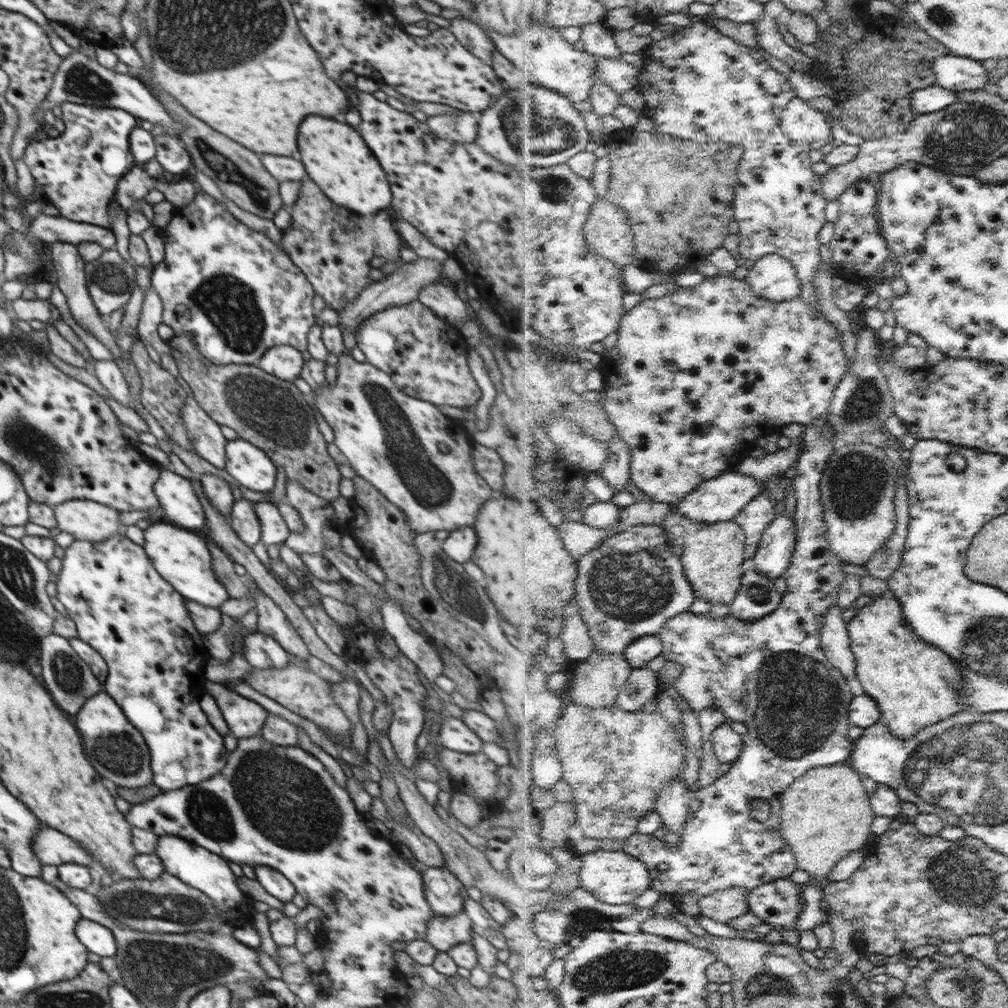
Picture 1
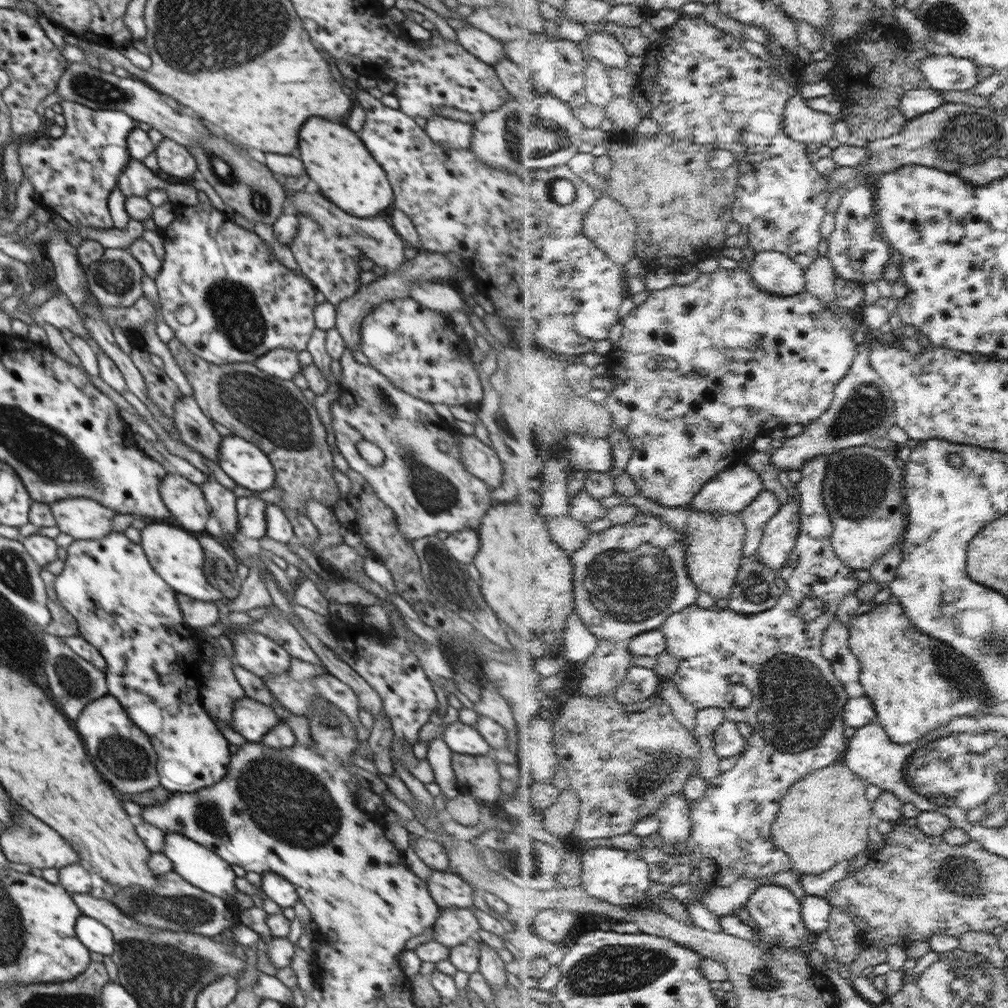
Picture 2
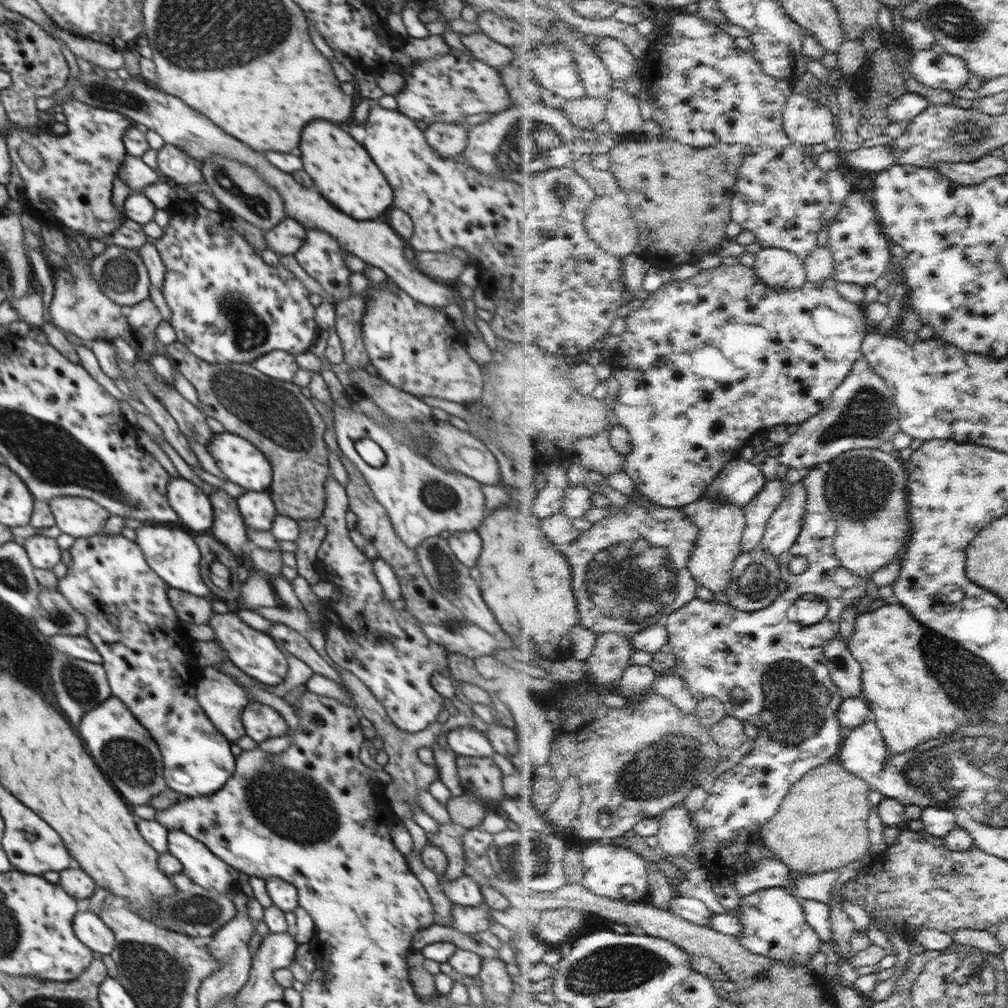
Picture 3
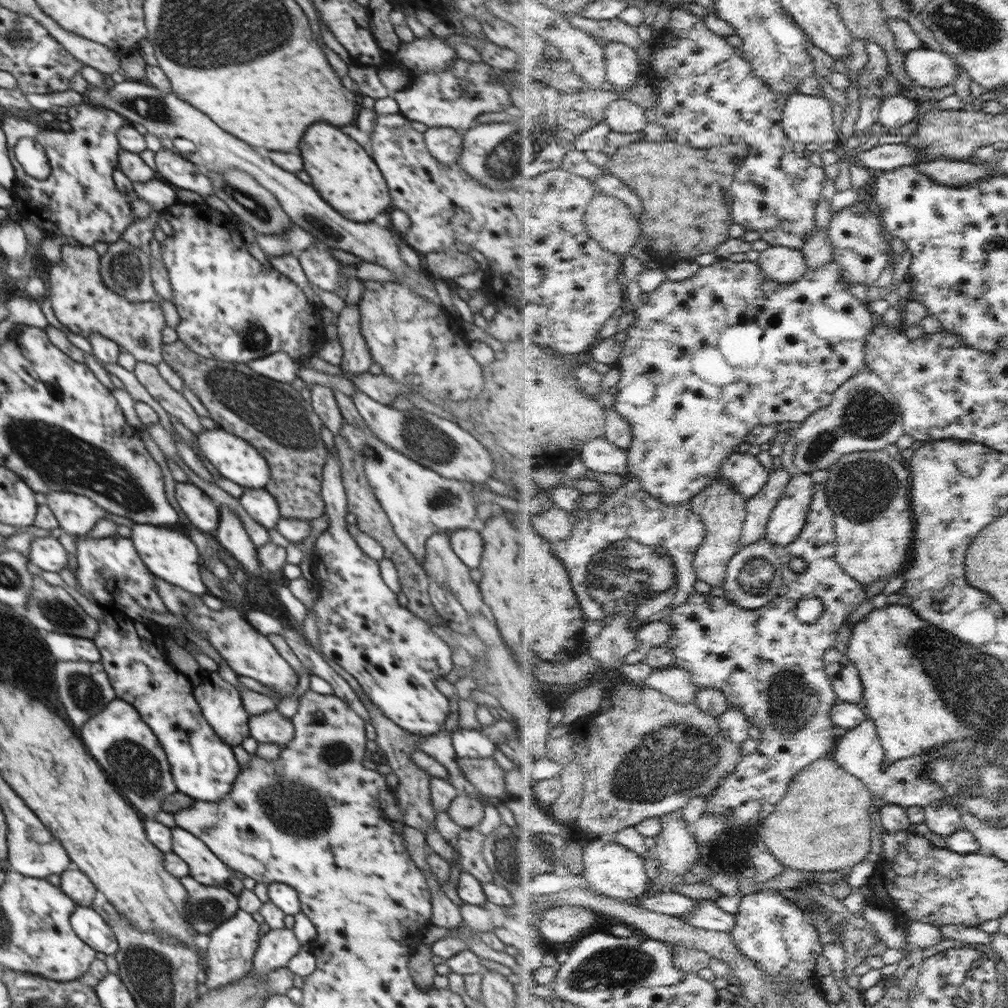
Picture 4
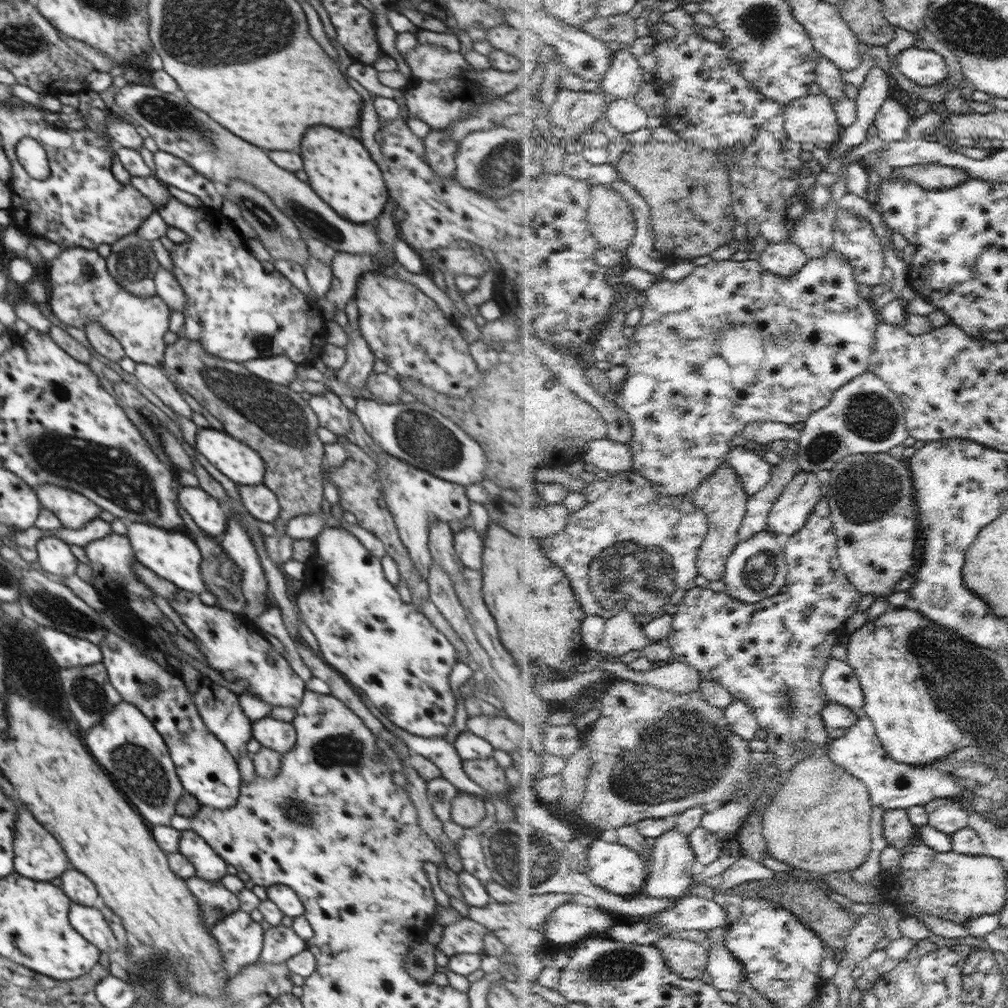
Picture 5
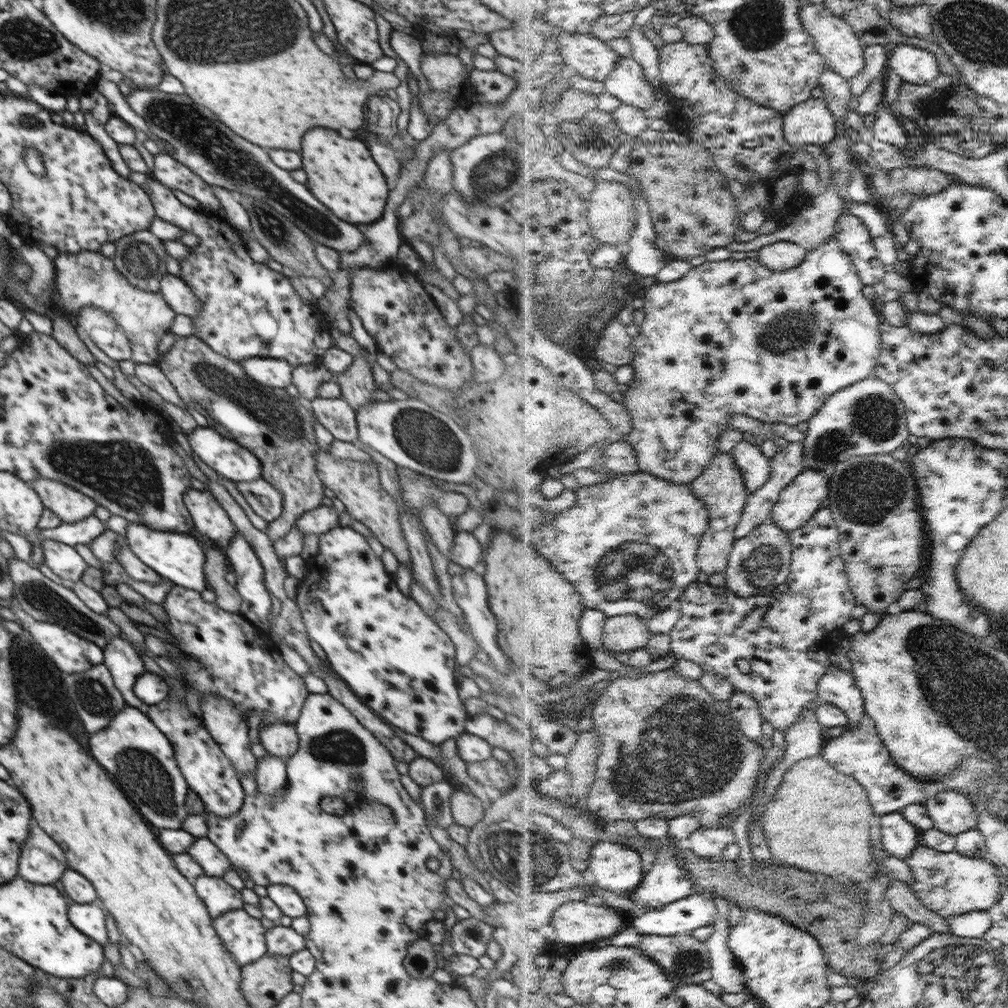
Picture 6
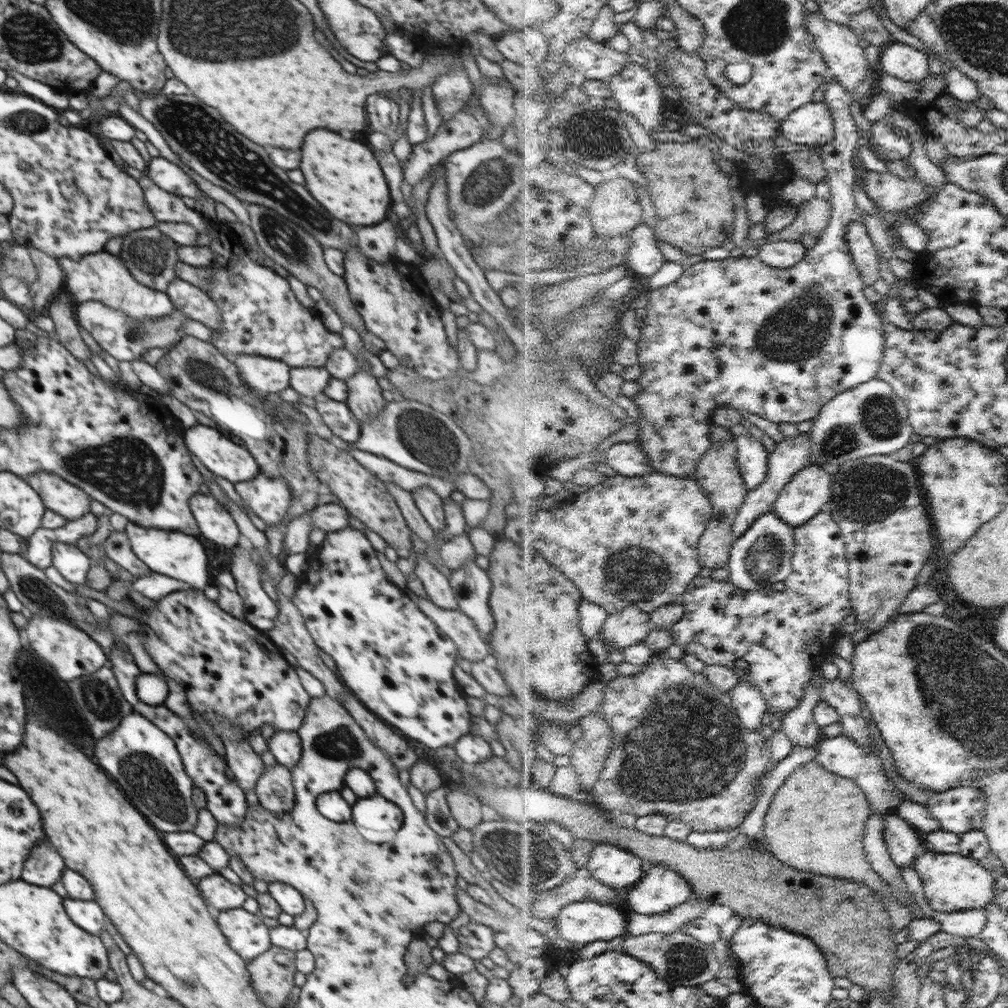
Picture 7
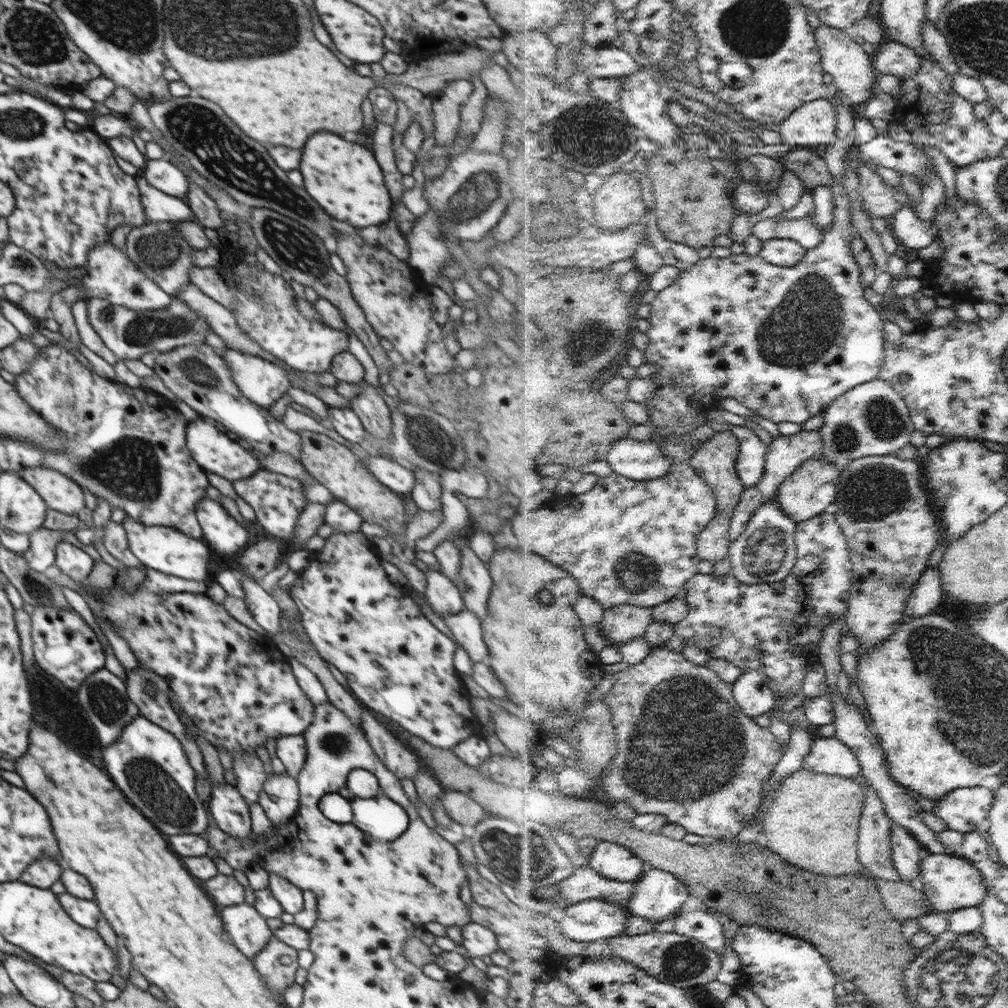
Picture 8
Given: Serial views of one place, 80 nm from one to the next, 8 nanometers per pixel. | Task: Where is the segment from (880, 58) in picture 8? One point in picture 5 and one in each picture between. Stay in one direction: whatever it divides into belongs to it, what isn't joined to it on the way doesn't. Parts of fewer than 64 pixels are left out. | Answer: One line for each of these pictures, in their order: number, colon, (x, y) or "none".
5: (926, 67)
6: (918, 65)
7: (901, 60)

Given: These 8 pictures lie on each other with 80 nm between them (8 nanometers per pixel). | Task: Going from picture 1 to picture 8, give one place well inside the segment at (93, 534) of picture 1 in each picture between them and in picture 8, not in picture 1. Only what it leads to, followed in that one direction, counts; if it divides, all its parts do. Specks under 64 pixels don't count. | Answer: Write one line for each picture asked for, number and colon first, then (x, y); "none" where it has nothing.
2: (83, 518)
3: (81, 517)
4: (76, 514)
5: (74, 510)
6: (70, 505)
7: (65, 499)
8: (59, 492)

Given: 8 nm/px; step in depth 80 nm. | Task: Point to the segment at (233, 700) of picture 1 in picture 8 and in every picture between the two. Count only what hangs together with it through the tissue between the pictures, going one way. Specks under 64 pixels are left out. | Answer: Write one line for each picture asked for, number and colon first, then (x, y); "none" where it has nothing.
2: (252, 719)
3: (261, 722)
4: (271, 727)
5: (279, 735)
6: (279, 739)
7: (285, 745)
8: (292, 750)

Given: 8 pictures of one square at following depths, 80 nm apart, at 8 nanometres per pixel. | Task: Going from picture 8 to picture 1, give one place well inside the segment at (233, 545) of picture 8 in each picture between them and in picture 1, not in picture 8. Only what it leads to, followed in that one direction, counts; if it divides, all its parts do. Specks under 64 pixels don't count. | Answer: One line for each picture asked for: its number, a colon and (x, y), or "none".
1: (179, 502)
2: (185, 500)
3: (193, 506)
4: (203, 513)
5: (206, 511)
6: (210, 518)
7: (215, 522)

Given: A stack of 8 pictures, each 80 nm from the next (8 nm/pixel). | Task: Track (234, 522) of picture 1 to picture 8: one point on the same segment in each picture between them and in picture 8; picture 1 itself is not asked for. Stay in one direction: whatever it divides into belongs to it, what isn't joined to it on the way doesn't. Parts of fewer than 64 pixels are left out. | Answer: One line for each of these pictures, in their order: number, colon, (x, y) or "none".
2: (251, 510)
3: (257, 508)
4: (259, 503)
5: (261, 502)
6: (267, 501)
7: (270, 498)
8: (278, 500)

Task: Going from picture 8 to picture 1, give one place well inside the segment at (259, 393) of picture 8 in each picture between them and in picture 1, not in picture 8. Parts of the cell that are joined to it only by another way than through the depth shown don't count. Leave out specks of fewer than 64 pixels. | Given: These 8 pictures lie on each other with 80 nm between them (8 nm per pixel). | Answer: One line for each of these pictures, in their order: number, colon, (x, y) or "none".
1: (285, 362)
2: (281, 363)
3: (281, 365)
4: (279, 366)
5: (279, 369)
6: (276, 373)
7: (267, 376)

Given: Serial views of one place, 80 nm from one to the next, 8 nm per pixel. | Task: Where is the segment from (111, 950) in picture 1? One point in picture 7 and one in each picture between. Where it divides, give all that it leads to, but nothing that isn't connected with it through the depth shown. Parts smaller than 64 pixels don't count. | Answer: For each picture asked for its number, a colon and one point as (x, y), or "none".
2: (92, 933)
3: (88, 928)
4: (87, 923)
5: (88, 921)
6: (88, 918)
7: (87, 915)

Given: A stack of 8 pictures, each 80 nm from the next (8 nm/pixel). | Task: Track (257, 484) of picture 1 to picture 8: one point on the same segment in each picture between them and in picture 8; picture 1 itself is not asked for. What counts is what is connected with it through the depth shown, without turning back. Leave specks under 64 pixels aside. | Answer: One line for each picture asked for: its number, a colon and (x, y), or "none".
2: (244, 462)
3: (241, 462)
4: (235, 459)
5: (243, 465)
6: (225, 456)
7: (222, 456)
8: (213, 450)

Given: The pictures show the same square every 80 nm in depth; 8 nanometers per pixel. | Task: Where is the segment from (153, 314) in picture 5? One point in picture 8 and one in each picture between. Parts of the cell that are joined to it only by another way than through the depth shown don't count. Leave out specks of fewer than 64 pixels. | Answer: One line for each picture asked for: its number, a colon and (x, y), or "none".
6: (89, 278)
7: (102, 277)
8: (112, 276)

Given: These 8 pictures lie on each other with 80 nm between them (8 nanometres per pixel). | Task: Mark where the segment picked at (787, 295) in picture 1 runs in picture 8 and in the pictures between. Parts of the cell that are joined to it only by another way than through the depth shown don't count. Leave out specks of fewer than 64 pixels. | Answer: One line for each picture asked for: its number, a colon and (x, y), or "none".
2: (777, 272)
3: (780, 268)
4: (787, 265)
5: (788, 258)
6: (780, 256)
7: (784, 253)
8: (783, 252)

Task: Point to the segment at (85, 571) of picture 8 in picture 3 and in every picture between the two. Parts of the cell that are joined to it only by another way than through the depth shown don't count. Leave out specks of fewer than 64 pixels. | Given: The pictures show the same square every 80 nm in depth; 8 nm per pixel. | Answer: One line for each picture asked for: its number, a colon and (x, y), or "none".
3: (44, 553)
4: (48, 554)
5: (54, 556)
6: (63, 560)
7: (73, 565)

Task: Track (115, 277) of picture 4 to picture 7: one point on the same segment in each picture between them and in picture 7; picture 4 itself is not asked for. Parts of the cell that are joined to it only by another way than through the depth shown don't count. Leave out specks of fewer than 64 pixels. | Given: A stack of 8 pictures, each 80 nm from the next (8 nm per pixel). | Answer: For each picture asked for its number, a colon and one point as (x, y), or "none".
5: (132, 263)
6: (140, 257)
7: (151, 258)

